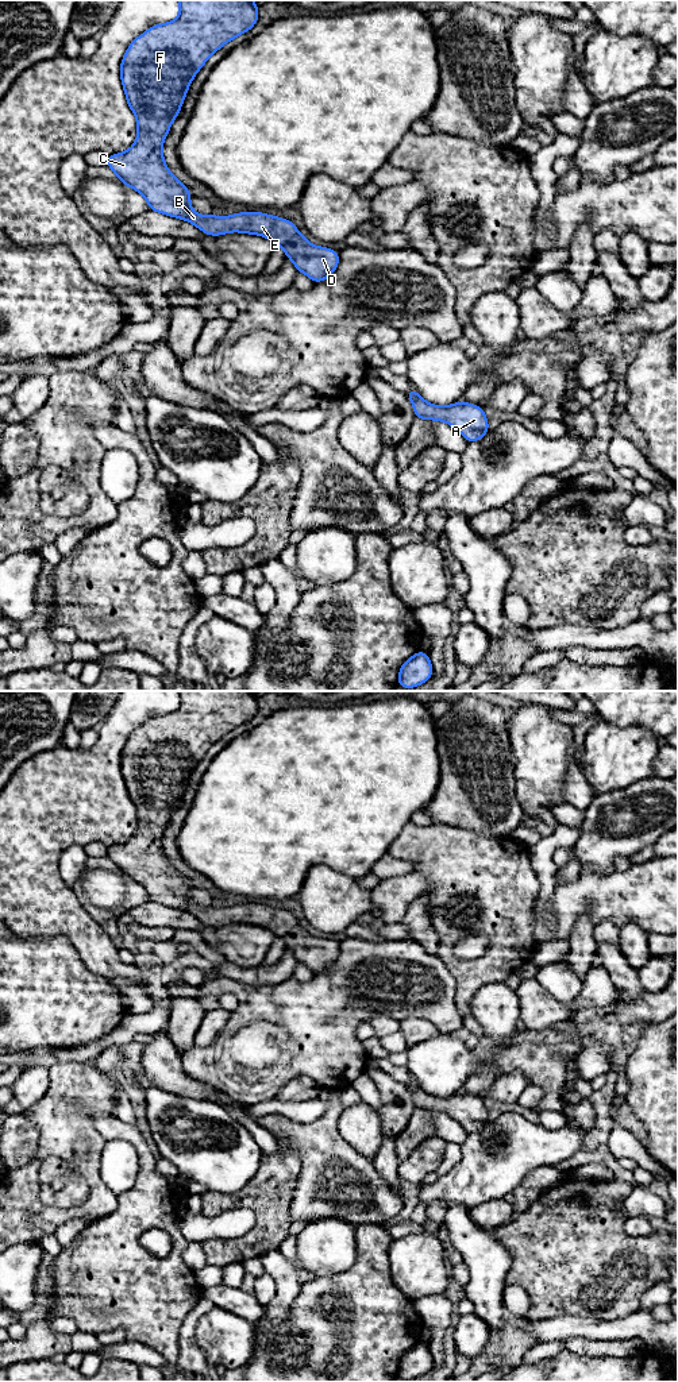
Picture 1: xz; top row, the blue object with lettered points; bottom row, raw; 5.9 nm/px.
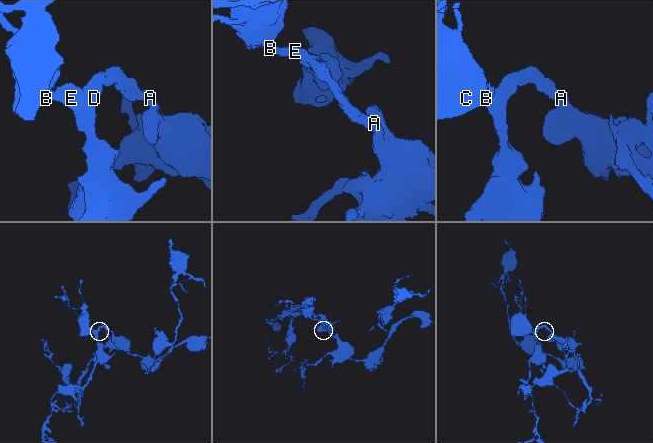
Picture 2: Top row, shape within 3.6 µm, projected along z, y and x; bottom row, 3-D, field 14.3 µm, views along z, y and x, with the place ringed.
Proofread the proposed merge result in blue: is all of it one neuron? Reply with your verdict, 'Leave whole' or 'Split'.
Leave whole

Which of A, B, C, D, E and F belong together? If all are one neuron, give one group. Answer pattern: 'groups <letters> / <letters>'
groups A B C D E F

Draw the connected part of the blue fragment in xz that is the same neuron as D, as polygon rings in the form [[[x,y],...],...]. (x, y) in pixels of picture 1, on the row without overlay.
[[[178,691],[180,706],[174,713],[151,717],[128,737],[120,756],[120,769],[131,802],[136,806],[136,833],[122,845],[112,845],[107,857],[134,879],[149,895],[149,900],[182,910],[207,926],[227,923],[261,926],[284,939],[300,964],[315,974],[325,972],[338,958],[339,946],[332,939],[311,935],[293,912],[259,903],[242,903],[231,907],[201,907],[190,899],[189,880],[167,860],[162,835],[173,811],[178,807],[188,779],[207,750],[223,736],[247,723],[258,713],[258,696],[253,691]]]

